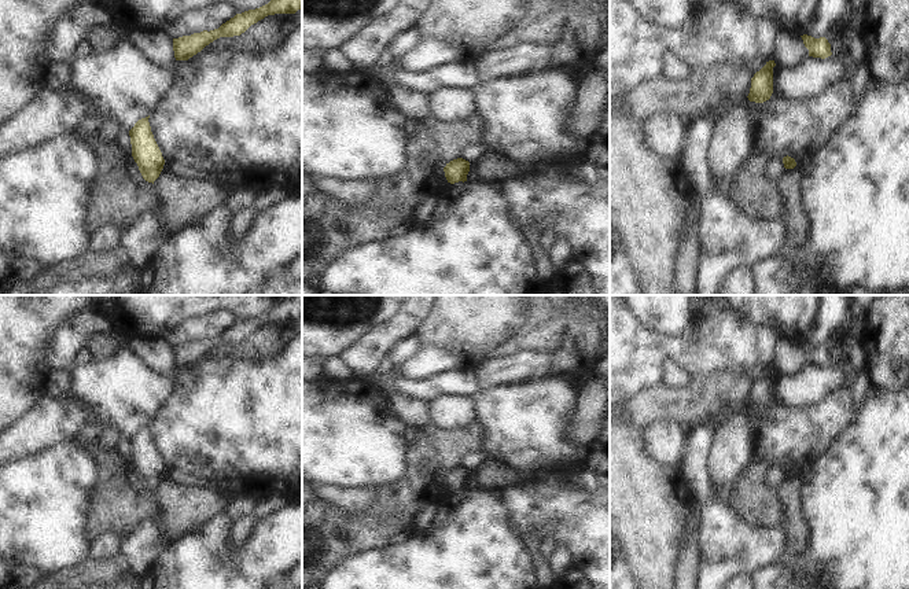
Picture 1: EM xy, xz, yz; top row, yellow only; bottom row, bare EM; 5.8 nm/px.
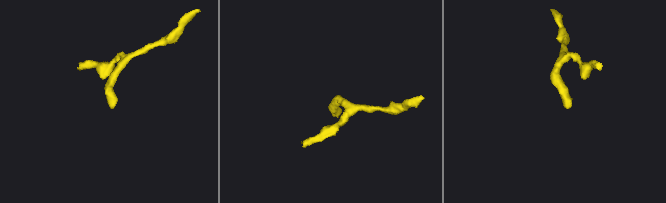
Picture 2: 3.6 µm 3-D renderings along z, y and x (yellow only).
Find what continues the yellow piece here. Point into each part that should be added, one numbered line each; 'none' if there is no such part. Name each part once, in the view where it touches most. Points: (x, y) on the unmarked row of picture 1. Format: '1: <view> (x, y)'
none

